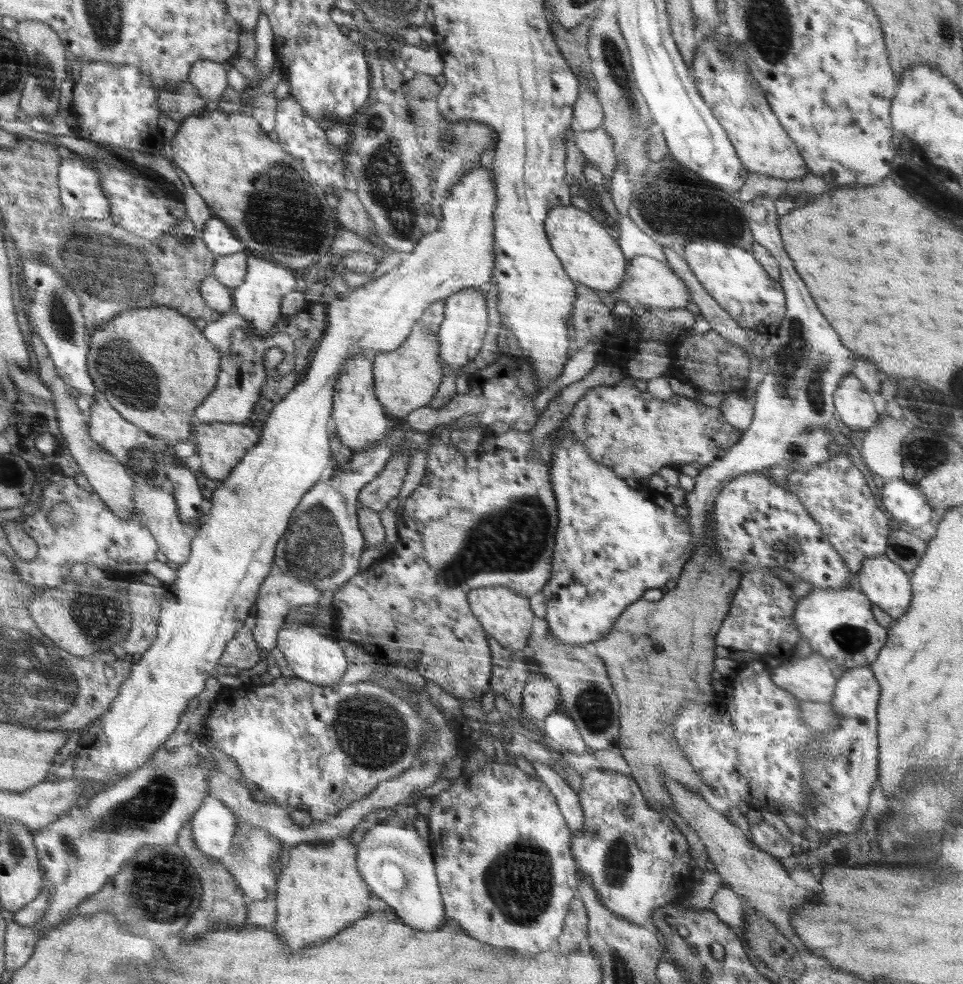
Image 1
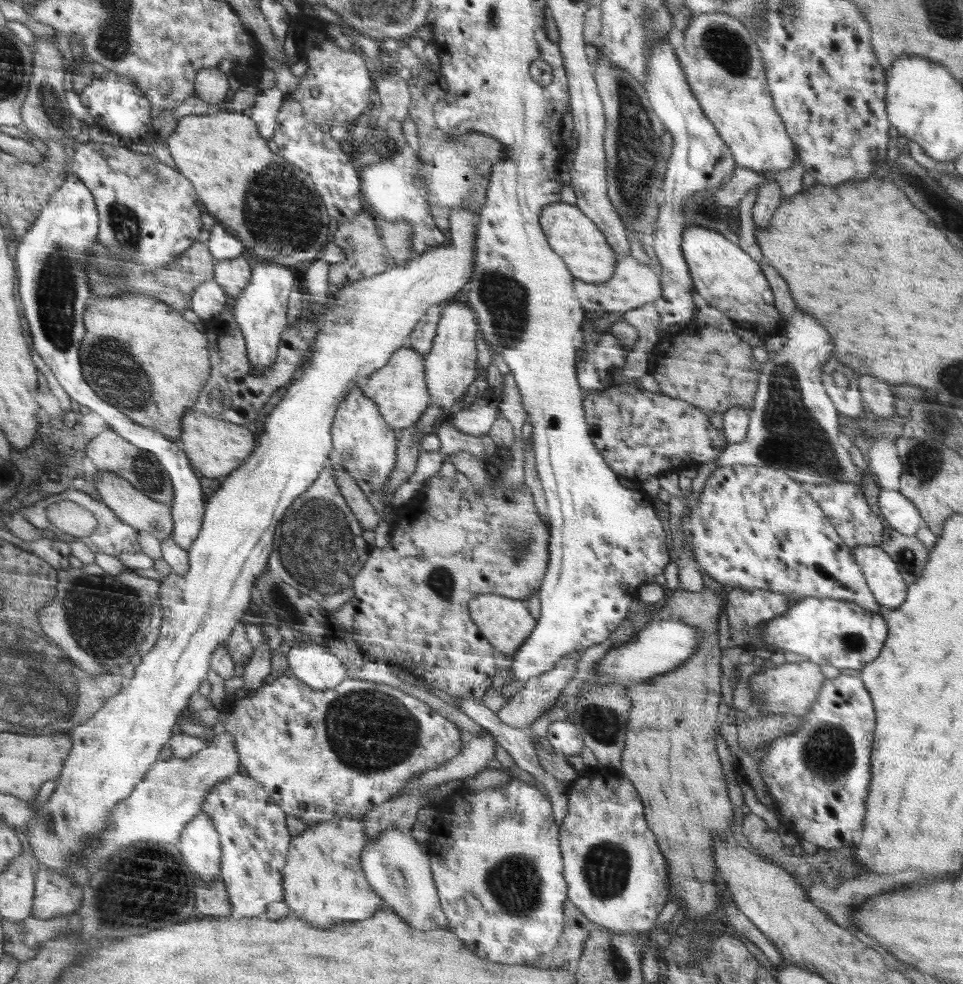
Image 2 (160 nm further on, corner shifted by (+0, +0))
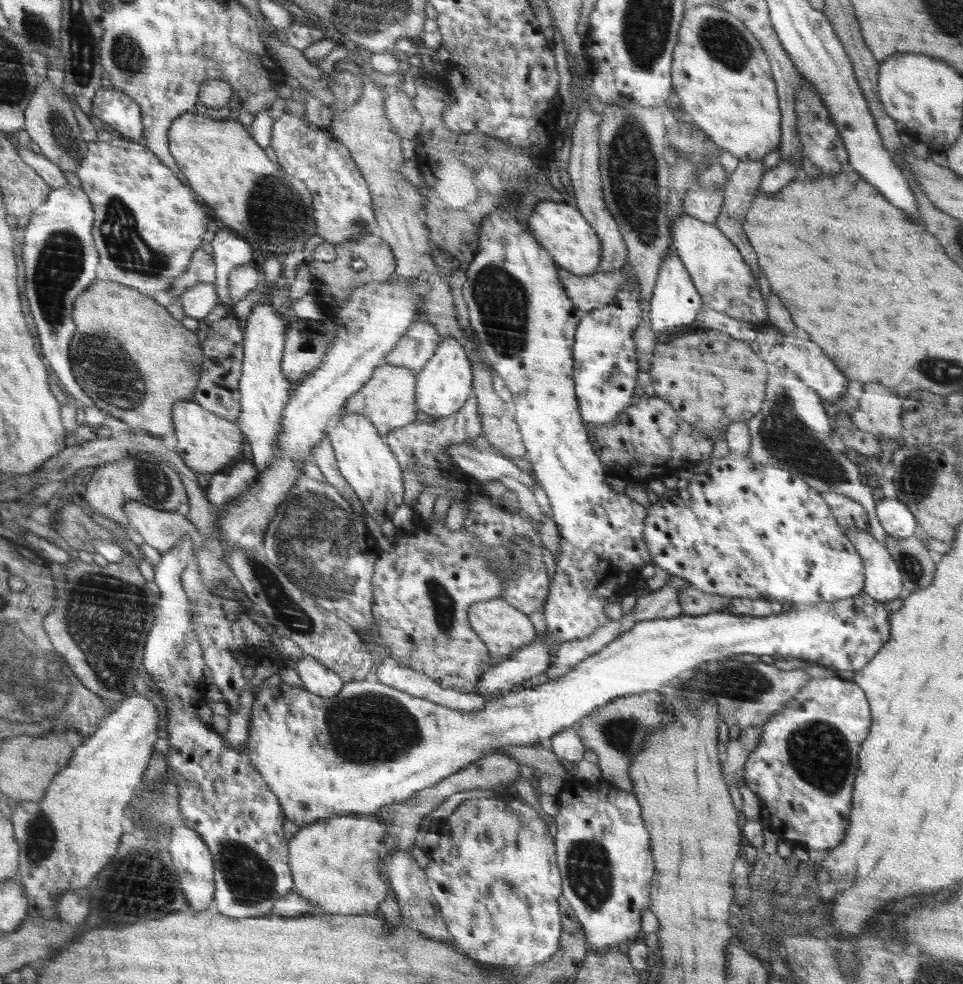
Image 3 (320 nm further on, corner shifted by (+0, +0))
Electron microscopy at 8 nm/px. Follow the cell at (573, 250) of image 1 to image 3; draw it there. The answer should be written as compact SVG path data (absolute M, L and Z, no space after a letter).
M540 201L526 222L540 245L546 247L562 270L584 276L598 270L602 262L602 239L583 217L583 213L568 202Z

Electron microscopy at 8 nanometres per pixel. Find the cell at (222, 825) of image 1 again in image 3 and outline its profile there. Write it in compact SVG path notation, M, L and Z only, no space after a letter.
M177 823L170 830L170 846L168 850L172 856L172 863L176 867L184 890L184 899L188 903L188 908L194 911L206 911L214 898L214 865L212 865L212 855L210 850L204 845L202 837L198 831Z

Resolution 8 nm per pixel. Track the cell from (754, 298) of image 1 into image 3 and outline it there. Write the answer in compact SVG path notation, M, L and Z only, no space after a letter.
M684 214L670 224L670 242L673 242L680 262L683 262L691 275L692 282L706 306L760 327L767 325L768 306L760 294L756 284L758 281L752 278L741 251L719 227Z

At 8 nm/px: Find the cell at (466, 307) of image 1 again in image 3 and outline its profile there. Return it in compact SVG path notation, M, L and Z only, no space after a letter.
M456 338L441 340L434 356L418 375L417 407L424 415L440 419L457 413L470 397L472 388L472 362L467 348Z

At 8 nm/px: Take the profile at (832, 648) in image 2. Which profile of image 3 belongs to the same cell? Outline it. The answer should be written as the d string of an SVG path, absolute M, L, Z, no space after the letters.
M864 592L842 601L819 602L767 617L710 612L642 621L600 652L576 664L569 673L537 686L517 687L501 697L487 699L483 710L474 712L440 706L431 699L418 698L396 687L386 686L374 677L345 682L344 688L332 698L312 694L304 686L281 682L276 687L259 691L251 714L251 737L243 748L256 770L278 795L286 812L286 820L294 821L301 828L340 815L374 815L384 806L407 801L420 790L430 788L443 778L496 752L501 746L547 745L562 729L576 727L580 718L595 713L615 698L630 694L672 692L680 680L693 676L694 669L708 661L736 654L757 657L767 654L804 658L810 660L810 664L820 664L835 671L855 672L863 669L891 640L888 613L882 601Z

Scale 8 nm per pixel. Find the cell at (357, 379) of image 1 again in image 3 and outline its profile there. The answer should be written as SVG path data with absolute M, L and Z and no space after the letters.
M342 414L334 430L326 434L330 439L340 474L356 492L363 509L379 524L392 520L392 514L402 506L402 471L399 461L386 444L385 437L378 428L360 414Z

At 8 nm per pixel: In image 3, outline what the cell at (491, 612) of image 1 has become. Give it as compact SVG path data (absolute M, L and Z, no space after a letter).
M499 596L476 602L468 610L468 617L476 635L489 647L495 664L505 661L516 649L528 646L536 639L537 631L530 616L524 614L518 607L512 606L507 599Z

